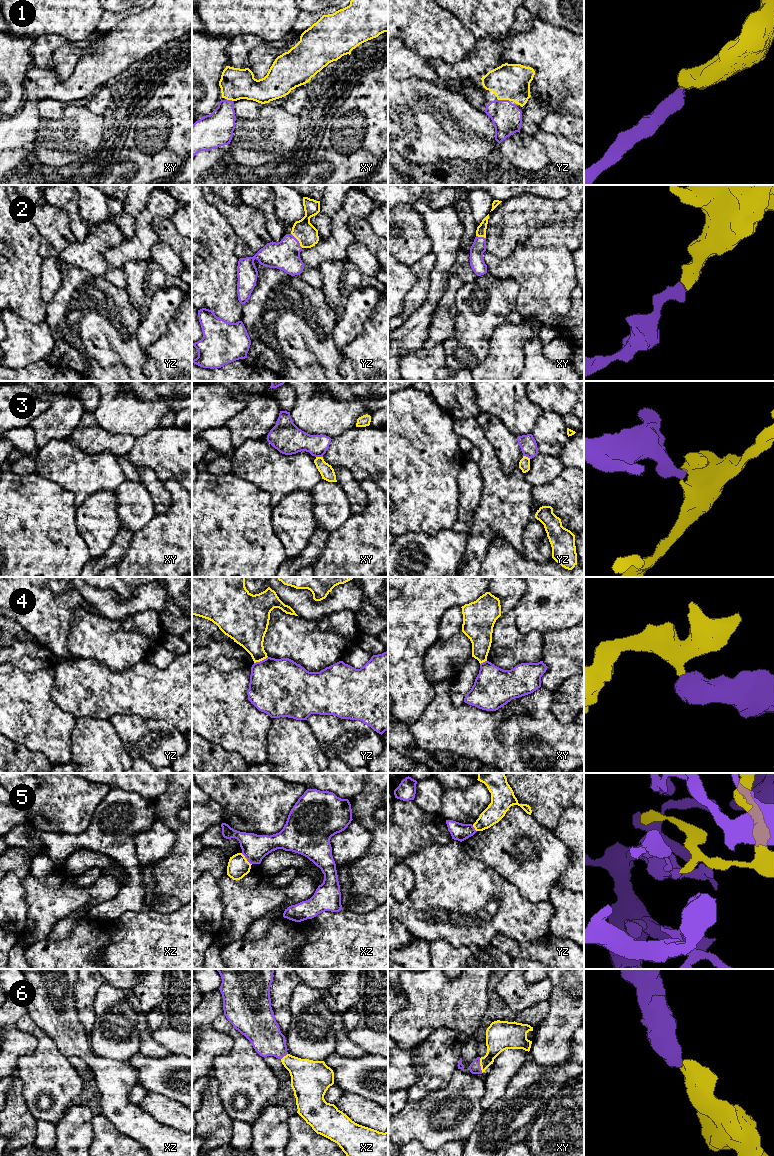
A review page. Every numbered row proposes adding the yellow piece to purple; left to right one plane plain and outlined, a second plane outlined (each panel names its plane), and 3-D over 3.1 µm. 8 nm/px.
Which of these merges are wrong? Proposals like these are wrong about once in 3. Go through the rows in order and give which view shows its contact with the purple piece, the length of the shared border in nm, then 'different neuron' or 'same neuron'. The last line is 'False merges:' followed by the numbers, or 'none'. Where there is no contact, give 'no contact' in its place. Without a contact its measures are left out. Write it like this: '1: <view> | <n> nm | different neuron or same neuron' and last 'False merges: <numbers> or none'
1: yz | 110 nm | same neuron
2: yz | 150 nm | same neuron
3: yz | 70 nm | different neuron
4: yz | 130 nm | different neuron
5: xz | 130 nm | same neuron
6: xy | 120 nm | same neuron
False merges: 3, 4

